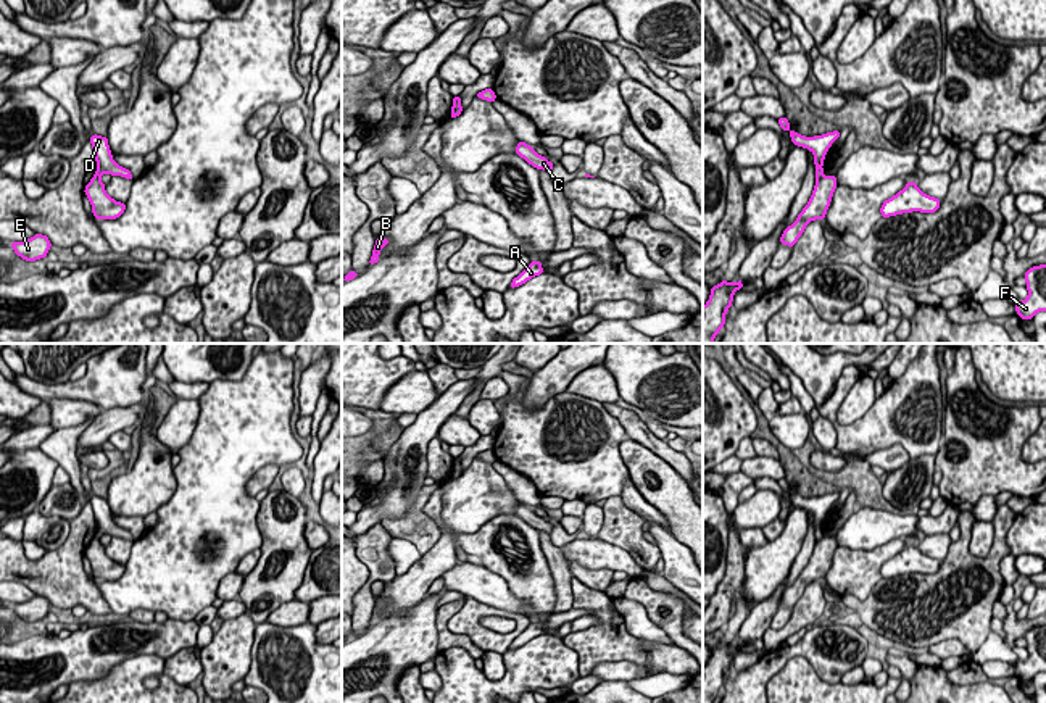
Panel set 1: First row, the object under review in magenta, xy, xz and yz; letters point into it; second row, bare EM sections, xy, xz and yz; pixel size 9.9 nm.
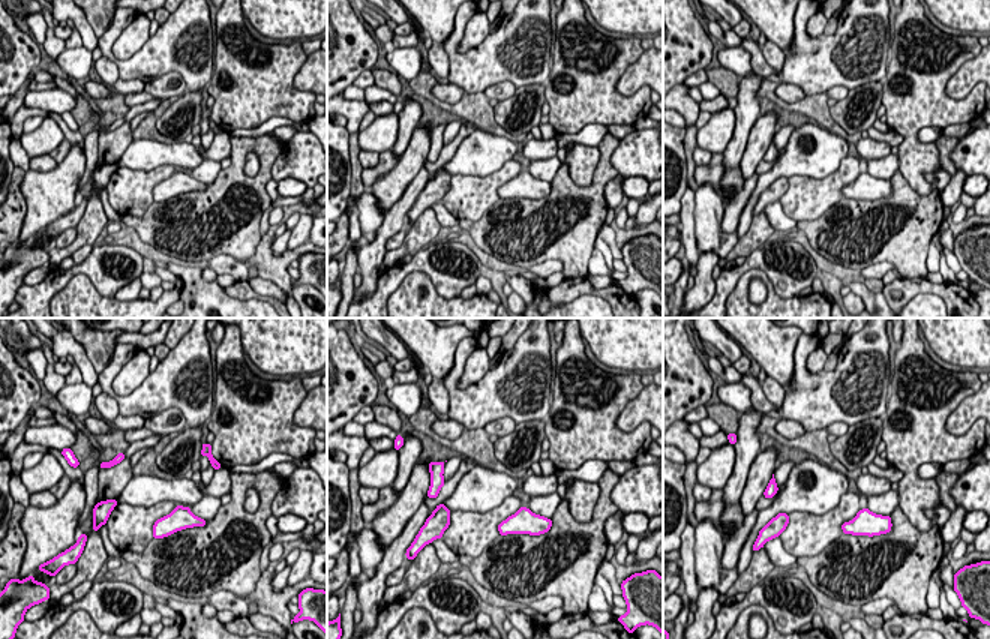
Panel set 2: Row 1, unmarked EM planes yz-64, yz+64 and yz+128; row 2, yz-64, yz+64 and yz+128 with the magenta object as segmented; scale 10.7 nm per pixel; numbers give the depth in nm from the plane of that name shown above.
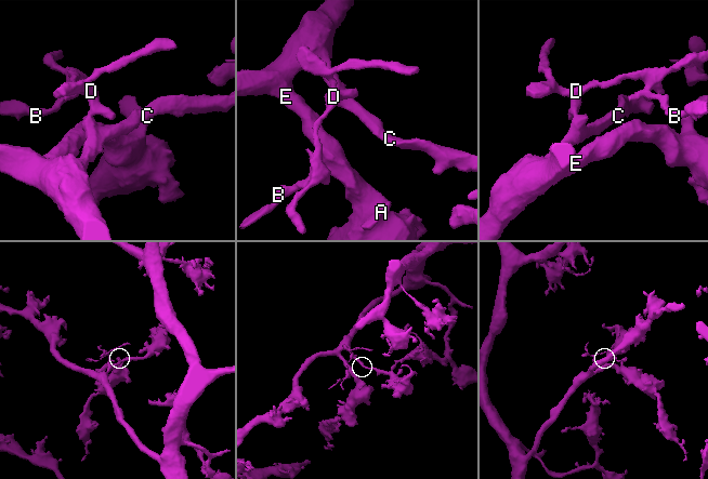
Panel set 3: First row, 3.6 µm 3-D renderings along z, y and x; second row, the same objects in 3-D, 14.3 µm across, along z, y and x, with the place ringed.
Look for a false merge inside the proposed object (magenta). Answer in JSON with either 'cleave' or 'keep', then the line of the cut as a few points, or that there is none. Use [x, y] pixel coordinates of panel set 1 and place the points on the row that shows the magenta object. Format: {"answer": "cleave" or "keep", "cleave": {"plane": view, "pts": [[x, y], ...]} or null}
{"answer": "cleave", "cleave": {"plane": "yz", "pts": [[822, 174], [817, 179]]}}

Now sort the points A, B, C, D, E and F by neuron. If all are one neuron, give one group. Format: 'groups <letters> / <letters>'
groups A C E F / B D

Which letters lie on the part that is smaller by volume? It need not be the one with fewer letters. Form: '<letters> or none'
B, D

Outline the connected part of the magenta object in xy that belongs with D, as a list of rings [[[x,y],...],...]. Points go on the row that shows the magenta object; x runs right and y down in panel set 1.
[[[93,134],[90,137],[90,144],[92,144],[92,148],[93,148],[93,153],[95,153],[95,161],[97,161],[97,171],[95,171],[97,177],[108,173],[111,176],[121,176],[121,177],[134,181],[131,171],[119,166],[113,160],[106,137]]]

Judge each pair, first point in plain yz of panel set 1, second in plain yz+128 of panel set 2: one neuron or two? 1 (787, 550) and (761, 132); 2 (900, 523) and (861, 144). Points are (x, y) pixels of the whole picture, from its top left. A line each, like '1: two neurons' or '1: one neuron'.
1: one neuron
2: two neurons

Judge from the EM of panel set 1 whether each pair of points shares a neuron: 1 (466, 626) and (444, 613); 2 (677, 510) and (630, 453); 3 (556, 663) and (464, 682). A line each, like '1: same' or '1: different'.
1: different
2: same
3: same

